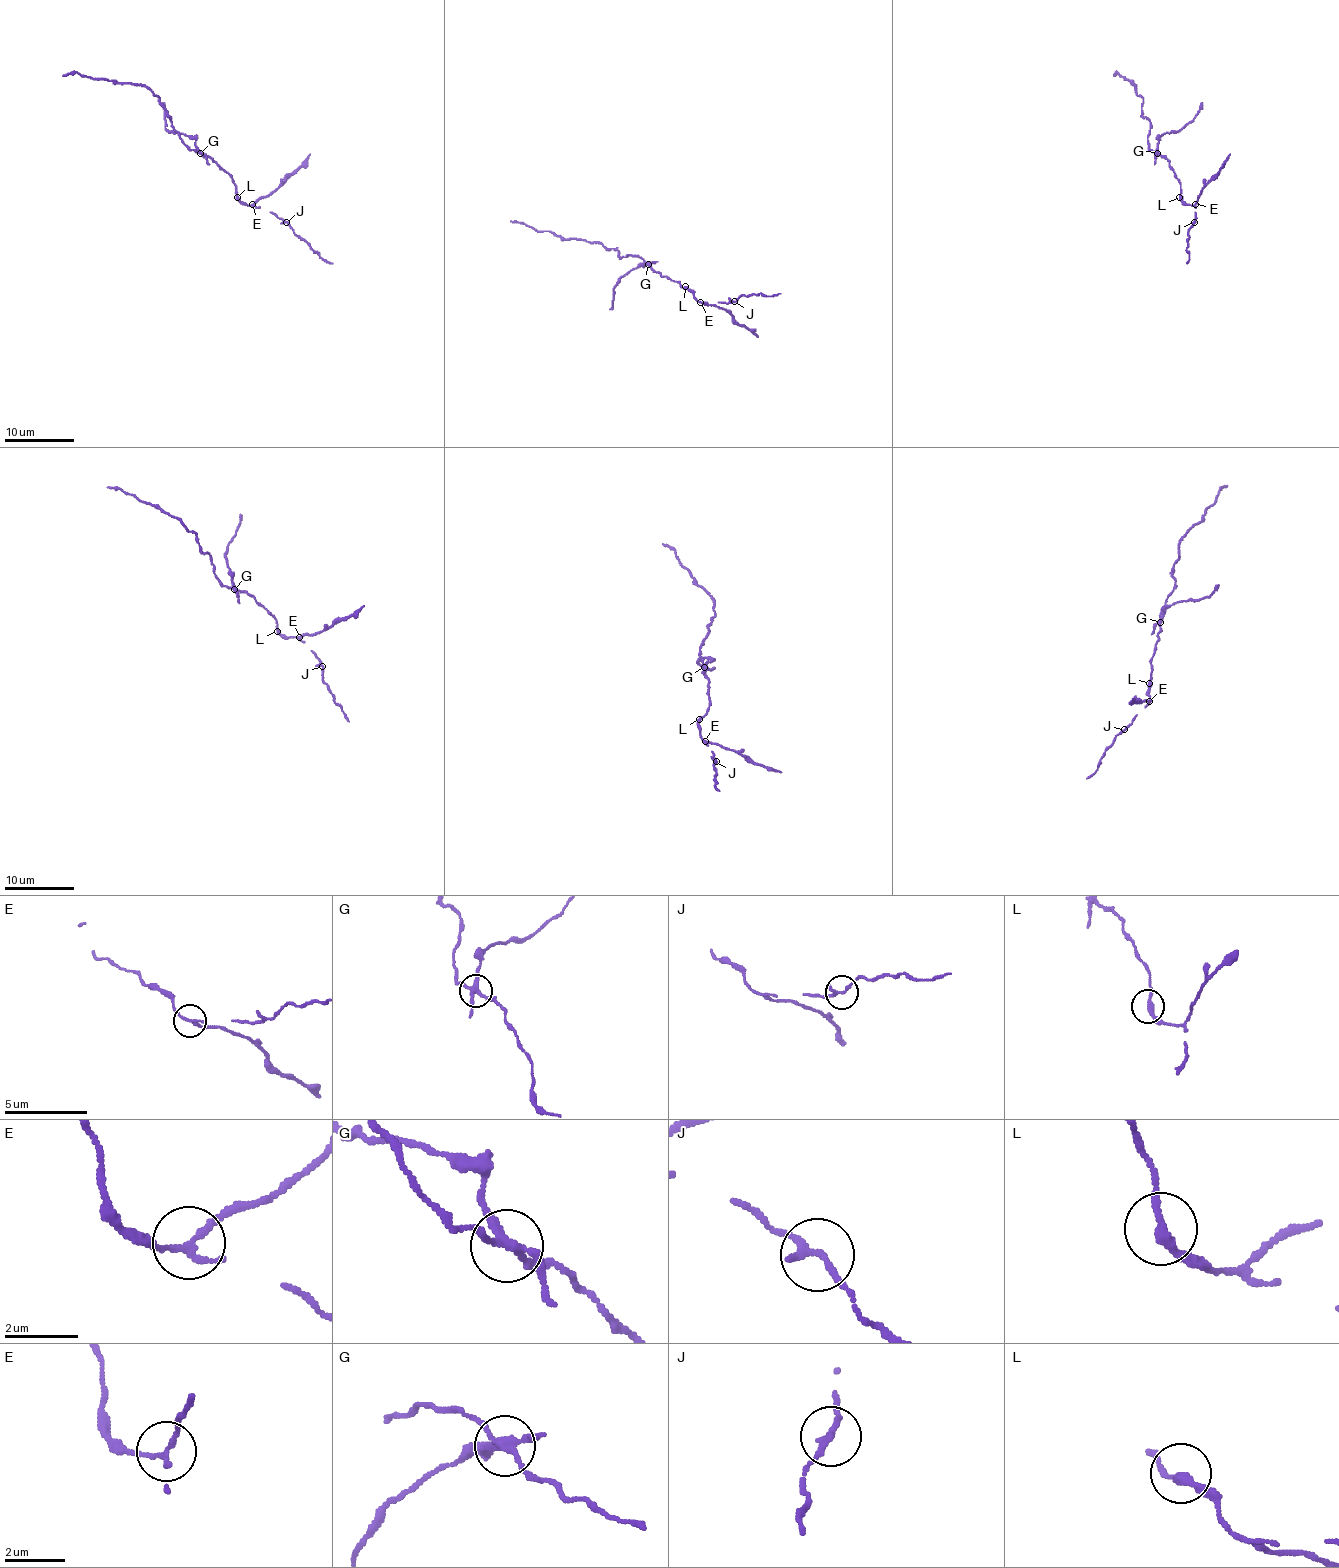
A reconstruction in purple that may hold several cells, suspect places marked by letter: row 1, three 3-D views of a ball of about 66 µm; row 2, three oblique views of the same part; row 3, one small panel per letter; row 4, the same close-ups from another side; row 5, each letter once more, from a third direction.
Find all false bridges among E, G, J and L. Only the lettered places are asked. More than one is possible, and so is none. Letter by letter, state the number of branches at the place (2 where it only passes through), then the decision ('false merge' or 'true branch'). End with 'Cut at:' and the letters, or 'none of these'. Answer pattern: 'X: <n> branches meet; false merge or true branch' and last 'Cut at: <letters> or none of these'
E: 2 branches meet; false merge
G: 4 branches meet; false merge
J: 2 branches meet; true branch
L: 2 branches meet; true branch
Cut at: E, G

